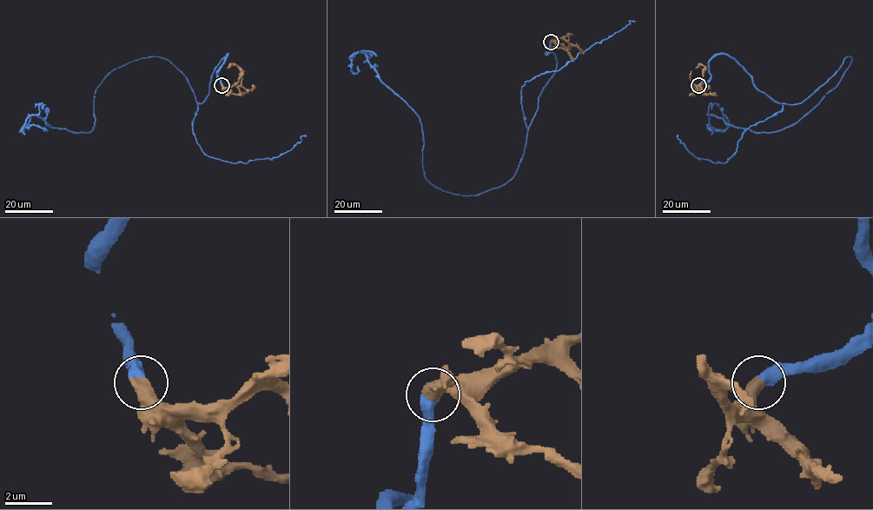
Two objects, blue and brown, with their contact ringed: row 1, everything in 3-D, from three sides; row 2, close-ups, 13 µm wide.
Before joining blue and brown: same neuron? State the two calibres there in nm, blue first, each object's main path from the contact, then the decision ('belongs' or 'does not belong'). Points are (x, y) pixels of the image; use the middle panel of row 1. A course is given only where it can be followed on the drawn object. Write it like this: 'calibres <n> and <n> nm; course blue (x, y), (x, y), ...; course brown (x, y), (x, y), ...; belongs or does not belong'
calibres 500 and 550 nm; course blue (551, 42), (556, 69), (517, 172), (475, 195), (426, 178), (419, 116), (363, 53), (352, 58), (358, 65); course brown (551, 42), (565, 39), (571, 46), (566, 48), (555, 39); belongs

